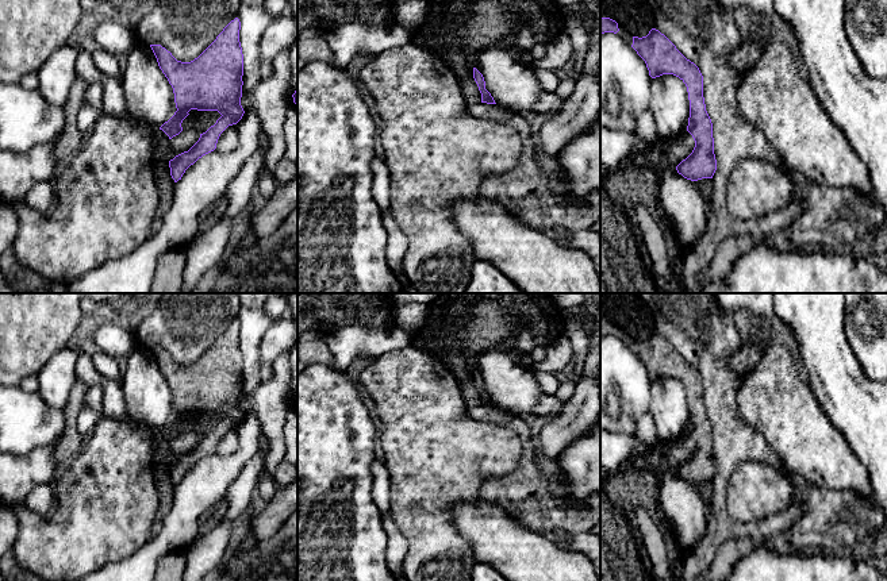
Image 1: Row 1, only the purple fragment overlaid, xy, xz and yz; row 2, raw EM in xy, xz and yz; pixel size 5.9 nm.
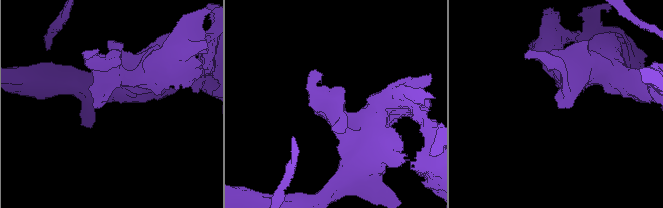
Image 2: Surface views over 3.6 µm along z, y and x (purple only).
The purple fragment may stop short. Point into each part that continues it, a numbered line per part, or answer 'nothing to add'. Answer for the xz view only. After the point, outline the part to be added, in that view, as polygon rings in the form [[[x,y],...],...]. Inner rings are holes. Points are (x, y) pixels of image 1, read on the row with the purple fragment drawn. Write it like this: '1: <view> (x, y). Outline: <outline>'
nothing to add

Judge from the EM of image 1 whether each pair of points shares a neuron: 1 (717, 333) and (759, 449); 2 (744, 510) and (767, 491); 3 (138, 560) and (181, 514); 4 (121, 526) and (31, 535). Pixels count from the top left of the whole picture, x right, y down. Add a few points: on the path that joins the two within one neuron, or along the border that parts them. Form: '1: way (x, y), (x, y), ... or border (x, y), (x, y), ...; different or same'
1: way (717, 361), (720, 403), (724, 414), (730, 420); same
2: way (749, 504), (761, 492); same
3: way (150, 553), (177, 526); same
4: way (99, 526), (92, 526), (83, 535), (53, 535); same

